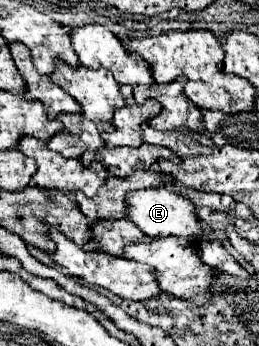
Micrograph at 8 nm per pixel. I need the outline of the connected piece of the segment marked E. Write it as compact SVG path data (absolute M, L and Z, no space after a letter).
M167 188L163 190L137 190L137 192L129 192L129 200L127 200L127 216L131 222L135 222L139 226L139 230L143 230L147 236L151 238L165 238L165 236L183 236L183 238L191 238L191 240L199 240L205 238L209 240L199 224L199 216L197 216L197 208L195 204L181 196L175 194Z

